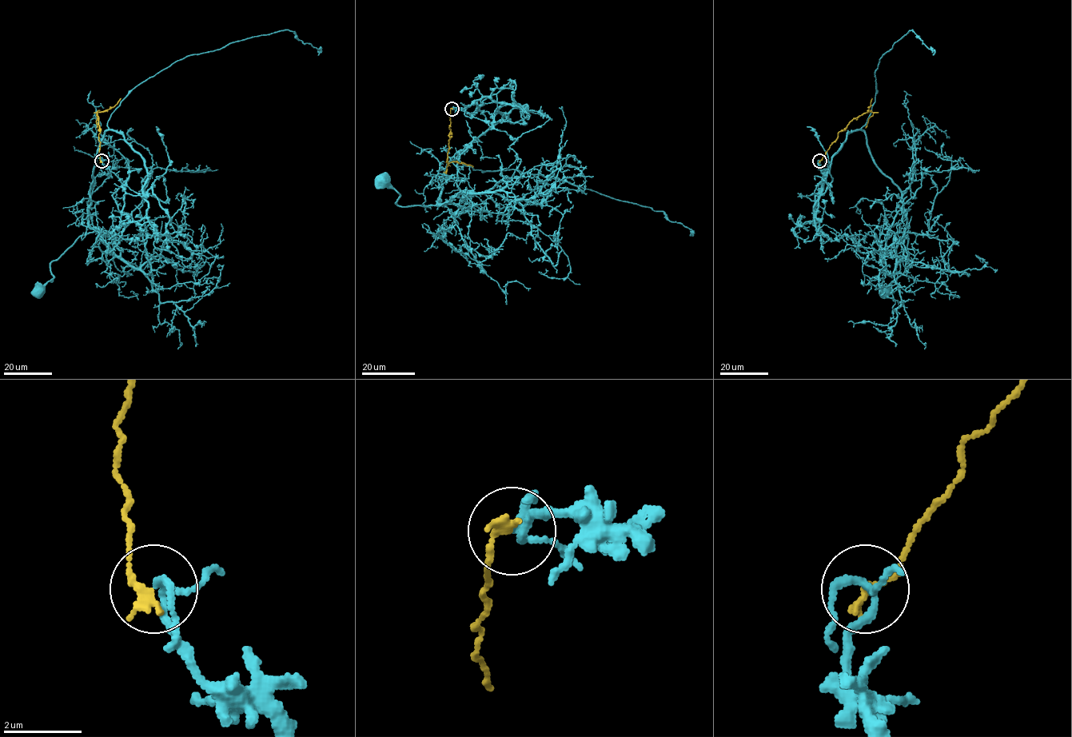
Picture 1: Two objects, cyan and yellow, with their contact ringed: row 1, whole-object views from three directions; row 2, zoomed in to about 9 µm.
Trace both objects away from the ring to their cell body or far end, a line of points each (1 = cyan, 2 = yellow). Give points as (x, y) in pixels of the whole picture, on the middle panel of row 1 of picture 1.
1: (452, 109), (504, 103), (448, 164), (447, 201), (399, 206), (384, 178)
2: (452, 109), (447, 161), (464, 163), (473, 166)

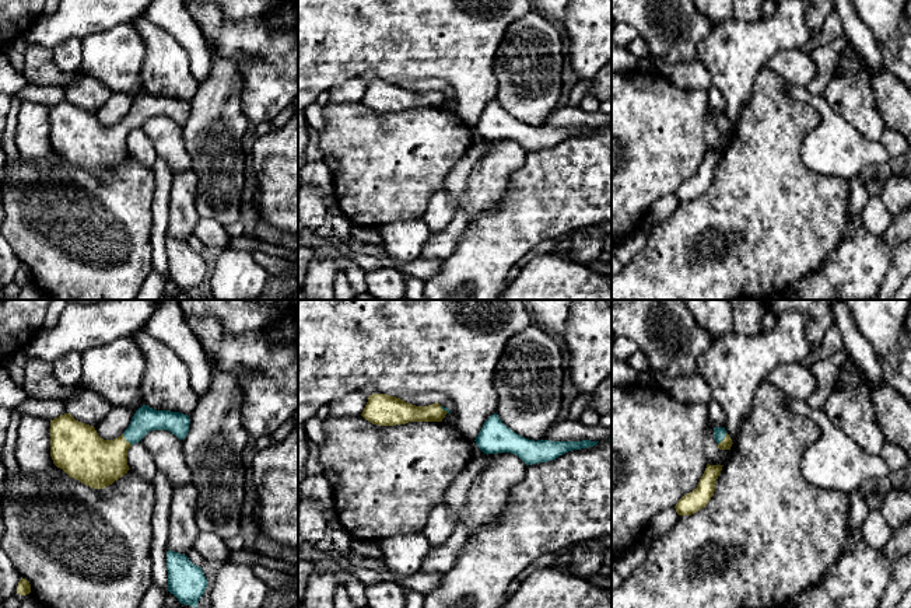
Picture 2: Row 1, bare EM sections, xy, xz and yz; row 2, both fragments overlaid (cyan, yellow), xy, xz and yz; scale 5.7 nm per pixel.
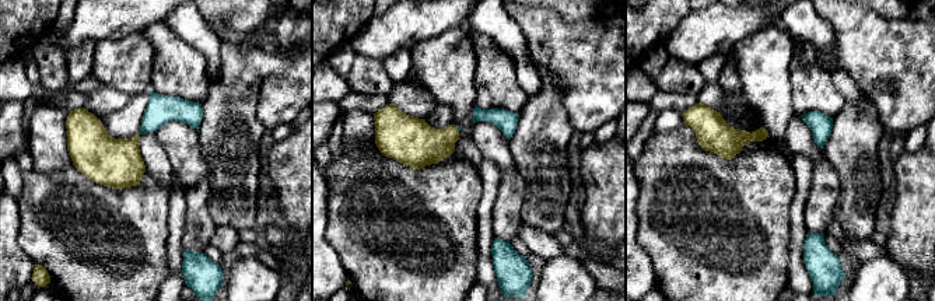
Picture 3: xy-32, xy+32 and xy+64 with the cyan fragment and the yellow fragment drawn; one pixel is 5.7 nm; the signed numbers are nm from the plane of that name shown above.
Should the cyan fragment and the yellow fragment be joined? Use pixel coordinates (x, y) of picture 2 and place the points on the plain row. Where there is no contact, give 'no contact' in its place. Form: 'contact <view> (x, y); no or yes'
contact xy (128, 126); no

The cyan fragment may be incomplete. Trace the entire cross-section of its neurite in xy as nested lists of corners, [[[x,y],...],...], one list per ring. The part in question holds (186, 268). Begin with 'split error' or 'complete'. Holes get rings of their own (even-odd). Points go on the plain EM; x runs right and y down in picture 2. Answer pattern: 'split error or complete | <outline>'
complete | [[[168,237],[168,277],[181,290],[197,294],[197,289],[206,277],[207,265],[202,254],[193,251],[186,241]]]

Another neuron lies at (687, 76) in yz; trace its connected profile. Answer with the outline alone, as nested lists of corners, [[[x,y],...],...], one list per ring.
[[[701,60],[670,64],[665,74],[673,85],[686,91],[709,90],[712,87],[711,74]]]

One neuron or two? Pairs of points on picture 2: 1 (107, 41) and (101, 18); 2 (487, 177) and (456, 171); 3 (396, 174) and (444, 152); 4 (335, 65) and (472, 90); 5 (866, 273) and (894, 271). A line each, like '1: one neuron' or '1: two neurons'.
1: two neurons
2: two neurons
3: one neuron
4: one neuron
5: two neurons

